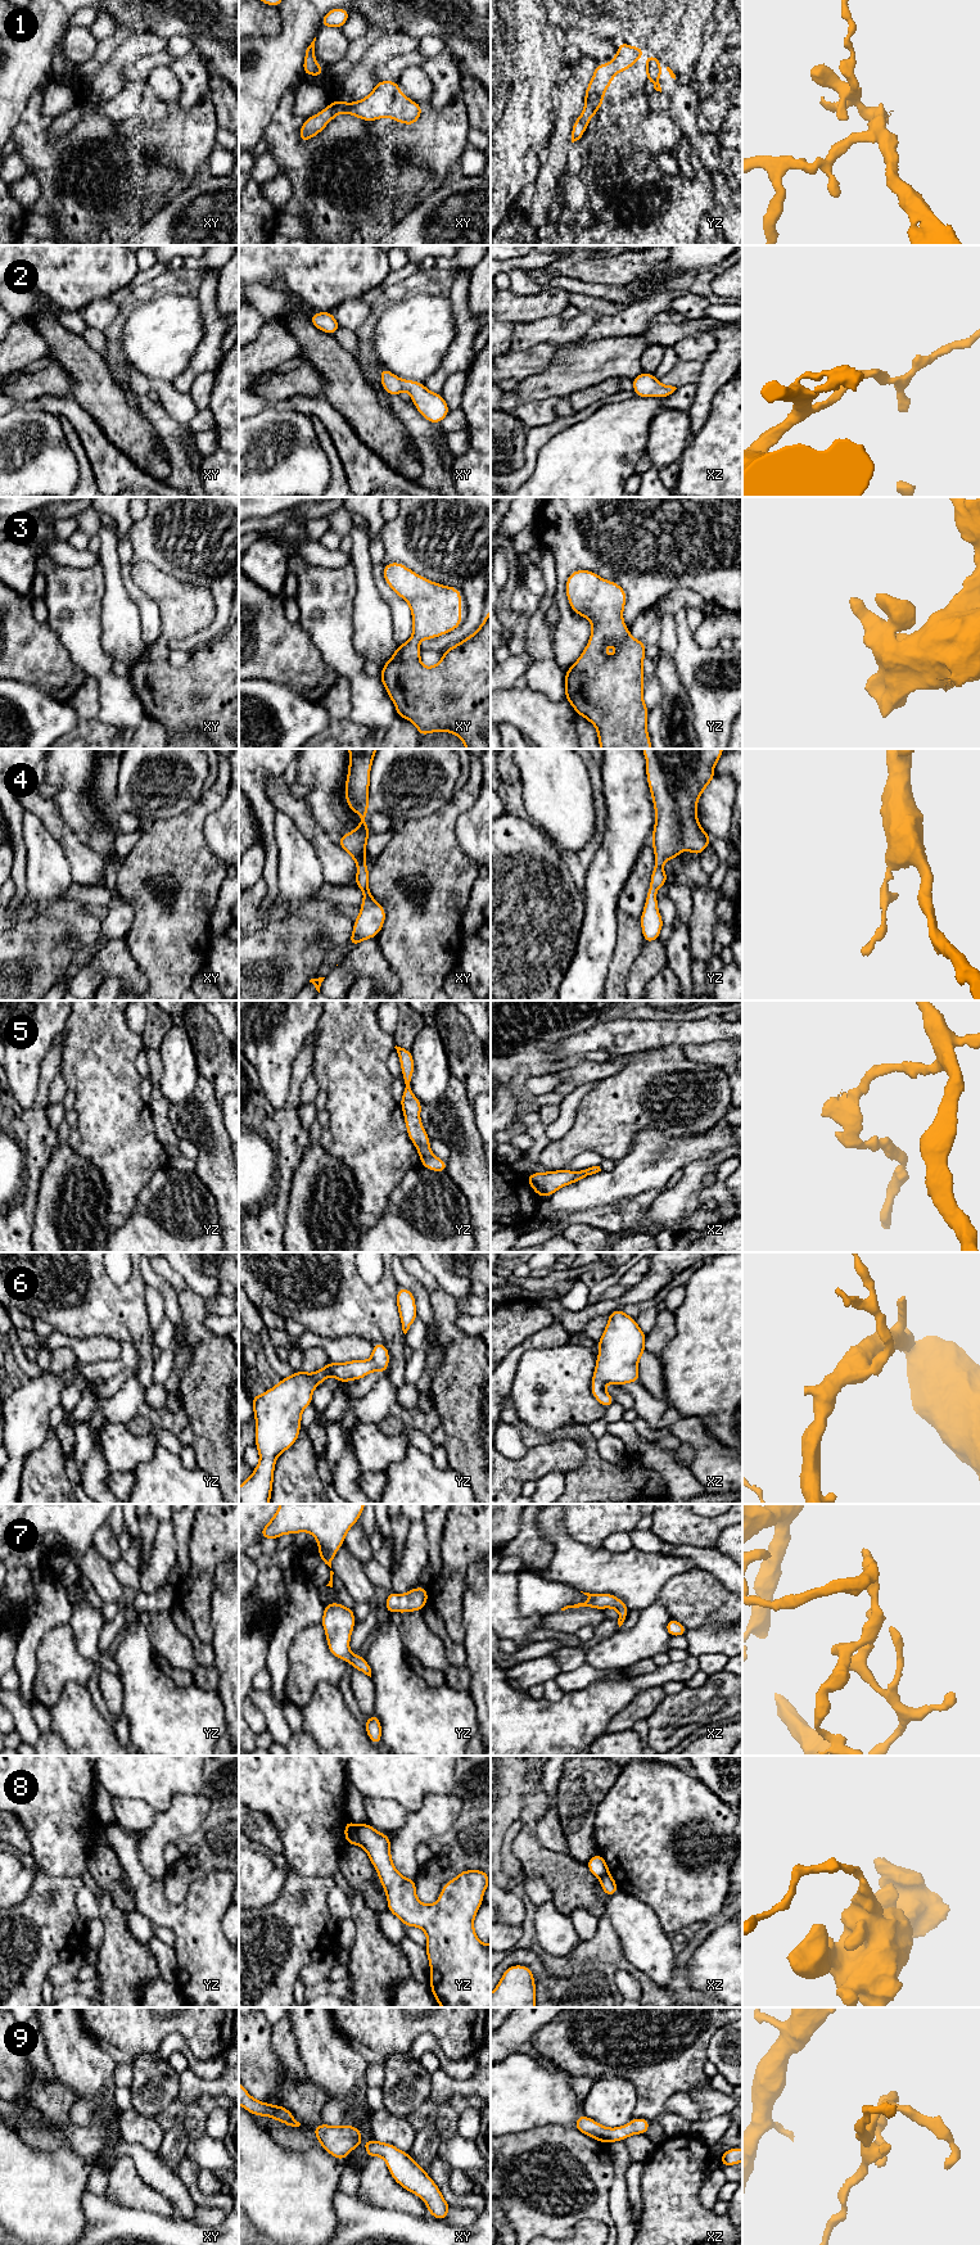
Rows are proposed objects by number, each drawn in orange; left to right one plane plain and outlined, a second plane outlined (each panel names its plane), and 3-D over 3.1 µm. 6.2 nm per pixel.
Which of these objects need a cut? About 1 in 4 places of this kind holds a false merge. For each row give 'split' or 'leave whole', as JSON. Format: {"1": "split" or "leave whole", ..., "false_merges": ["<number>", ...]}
{"1": "split", "2": "leave whole", "3": "leave whole", "4": "leave whole", "5": "leave whole", "6": "leave whole", "7": "leave whole", "8": "split", "9": "leave whole", "false_merges": ["1", "8"]}

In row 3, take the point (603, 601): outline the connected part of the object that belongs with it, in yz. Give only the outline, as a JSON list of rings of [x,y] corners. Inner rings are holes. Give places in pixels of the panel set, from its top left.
[[[579,569],[572,573],[565,584],[568,601],[574,613],[591,619],[591,638],[578,660],[565,672],[565,699],[575,713],[590,721],[597,728],[601,749],[651,749],[647,733],[649,708],[643,704],[643,668],[646,643],[631,636],[623,620],[627,601],[626,591],[615,582],[602,579],[593,572]],[[606,645],[614,645],[617,654],[608,656]]]

